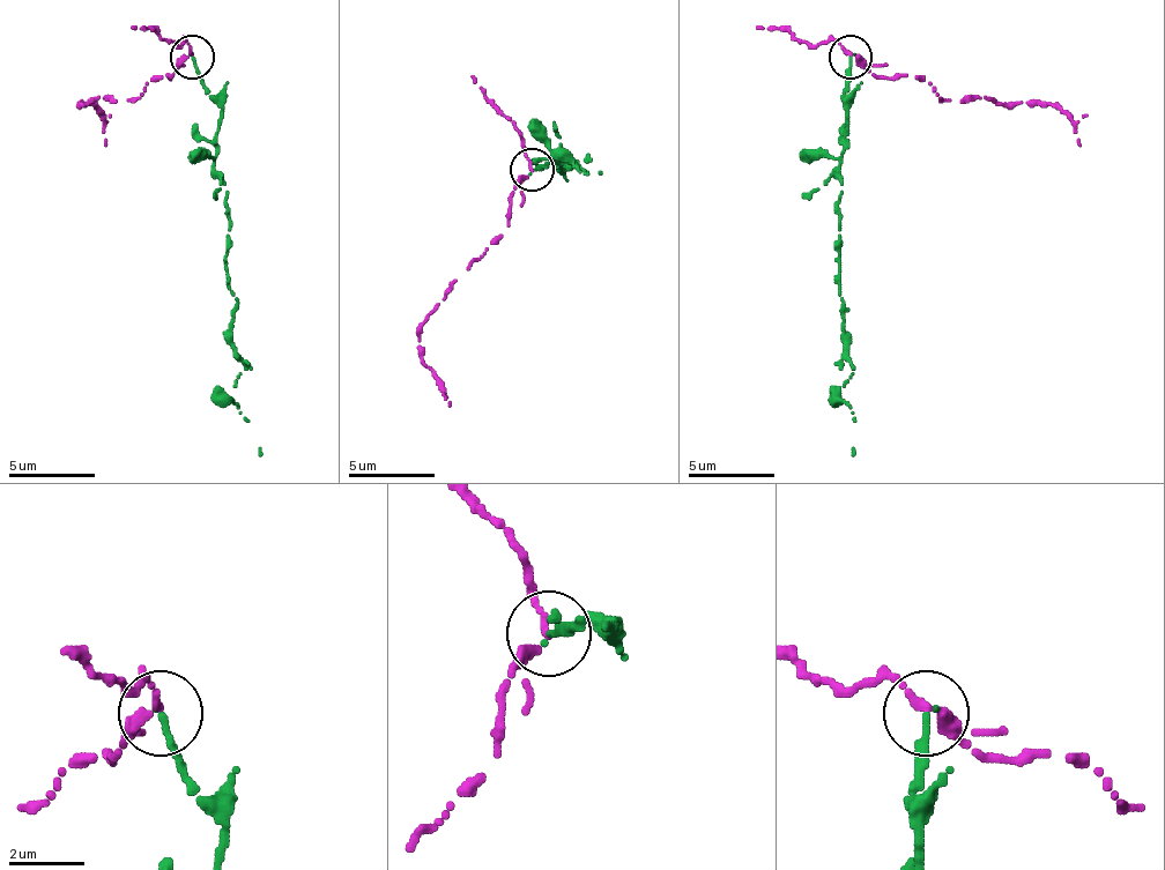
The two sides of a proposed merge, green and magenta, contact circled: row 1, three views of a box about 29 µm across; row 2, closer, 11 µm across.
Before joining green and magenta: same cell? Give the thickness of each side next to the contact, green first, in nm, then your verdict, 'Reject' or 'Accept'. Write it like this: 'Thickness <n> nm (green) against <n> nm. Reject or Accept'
Thickness 160 nm (green) against 220 nm. Reject

